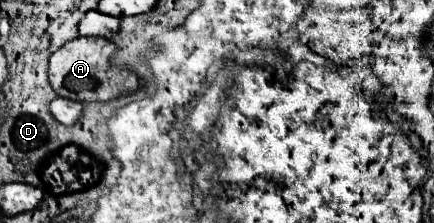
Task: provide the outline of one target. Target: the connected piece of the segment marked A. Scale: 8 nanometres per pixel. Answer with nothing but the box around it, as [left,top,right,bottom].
[48,38,138,102]

